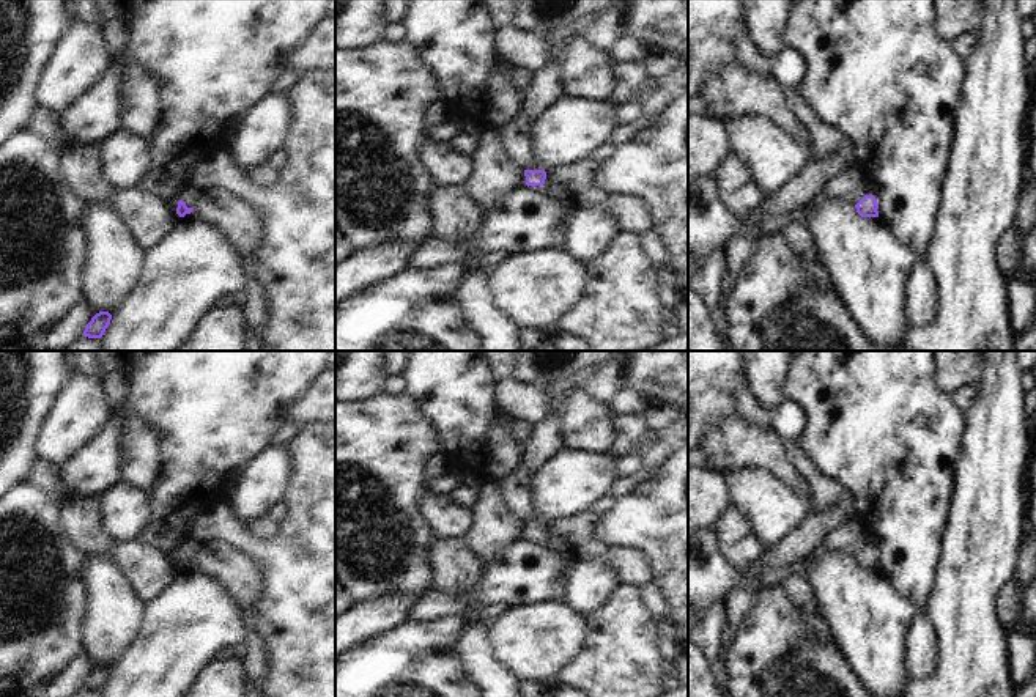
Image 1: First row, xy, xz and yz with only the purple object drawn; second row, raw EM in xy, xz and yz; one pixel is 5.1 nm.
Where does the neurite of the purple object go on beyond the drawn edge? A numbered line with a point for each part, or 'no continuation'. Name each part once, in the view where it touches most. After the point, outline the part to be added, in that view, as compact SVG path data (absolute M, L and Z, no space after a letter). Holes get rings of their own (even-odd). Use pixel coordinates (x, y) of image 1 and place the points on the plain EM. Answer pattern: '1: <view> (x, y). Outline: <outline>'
1: xz (545, 542). Outline: M546 526L546 532L545 532L545 537L543 538L535 538L532 540L535 541L537 544L542 544L545 548L548 548L551 552L554 552L565 565L564 568L564 576L568 577L572 568L573 568L573 562L561 551L557 551L553 544L551 544L551 540L549 540L549 527ZM523 529L523 537L521 538L527 538L526 537L526 529ZM527 538L527 540L532 540L532 538Z

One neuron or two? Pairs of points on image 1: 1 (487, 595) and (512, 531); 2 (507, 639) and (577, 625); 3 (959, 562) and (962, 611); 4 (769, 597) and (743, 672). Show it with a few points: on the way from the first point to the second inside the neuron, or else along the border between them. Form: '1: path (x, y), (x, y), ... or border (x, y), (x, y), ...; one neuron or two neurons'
1: border (521, 538), (499, 554), (484, 559); two neurons
2: path (525, 639), (545, 639), (559, 631); one neuron
3: path (962, 575), (962, 598); one neuron
4: path (769, 615), (769, 634), (756, 653); one neuron

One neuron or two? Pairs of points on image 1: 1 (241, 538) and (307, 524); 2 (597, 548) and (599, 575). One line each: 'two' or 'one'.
1: one
2: two

